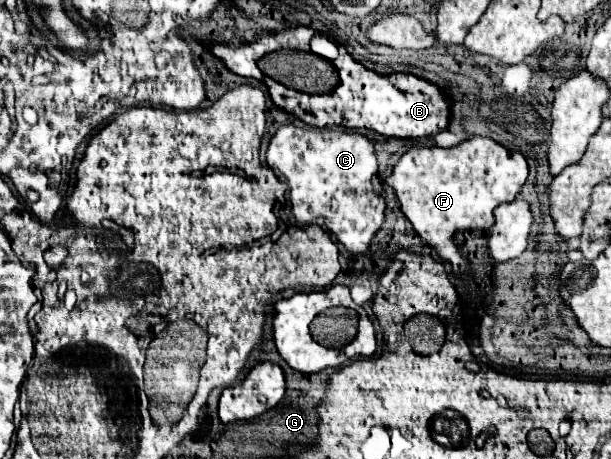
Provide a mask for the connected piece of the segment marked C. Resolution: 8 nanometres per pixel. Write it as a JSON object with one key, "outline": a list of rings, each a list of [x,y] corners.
{"outline":[[[284,125],[270,141],[266,163],[288,183],[292,213],[298,223],[326,227],[352,253],[366,253],[370,249],[372,237],[384,223],[386,207],[384,197],[372,189],[378,163],[370,139],[358,133],[346,133],[338,127],[316,131]]]}

